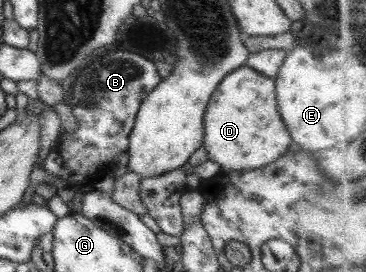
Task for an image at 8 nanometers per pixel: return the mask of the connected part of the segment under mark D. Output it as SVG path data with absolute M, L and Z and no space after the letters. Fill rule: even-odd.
M243 65L226 74L212 92L204 111L204 134L201 146L206 150L207 159L218 164L219 172L249 171L266 166L280 158L290 146L288 132L278 116L274 87L273 78L262 76L252 68Z

